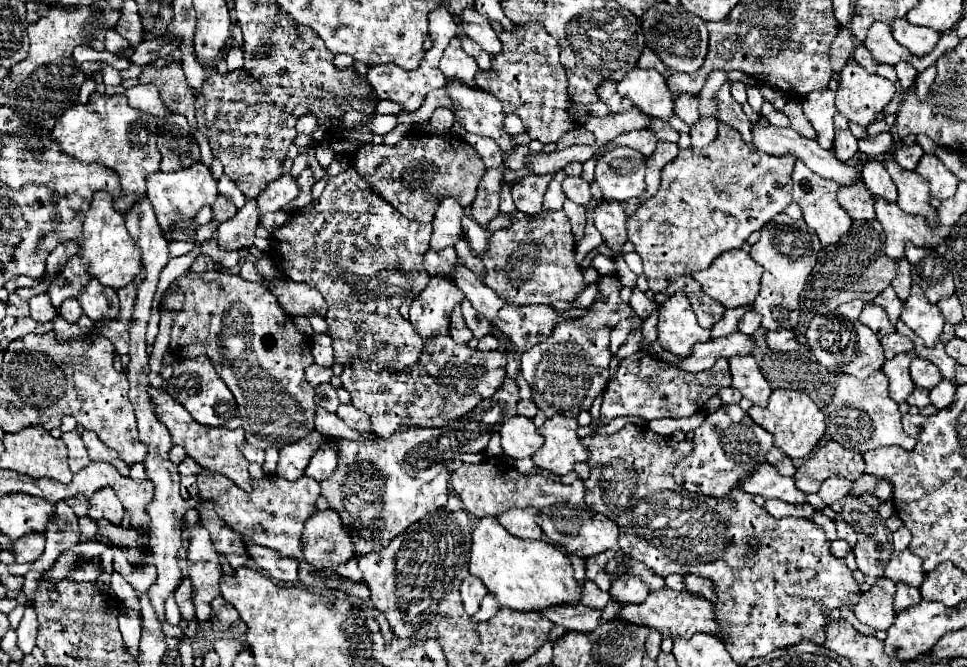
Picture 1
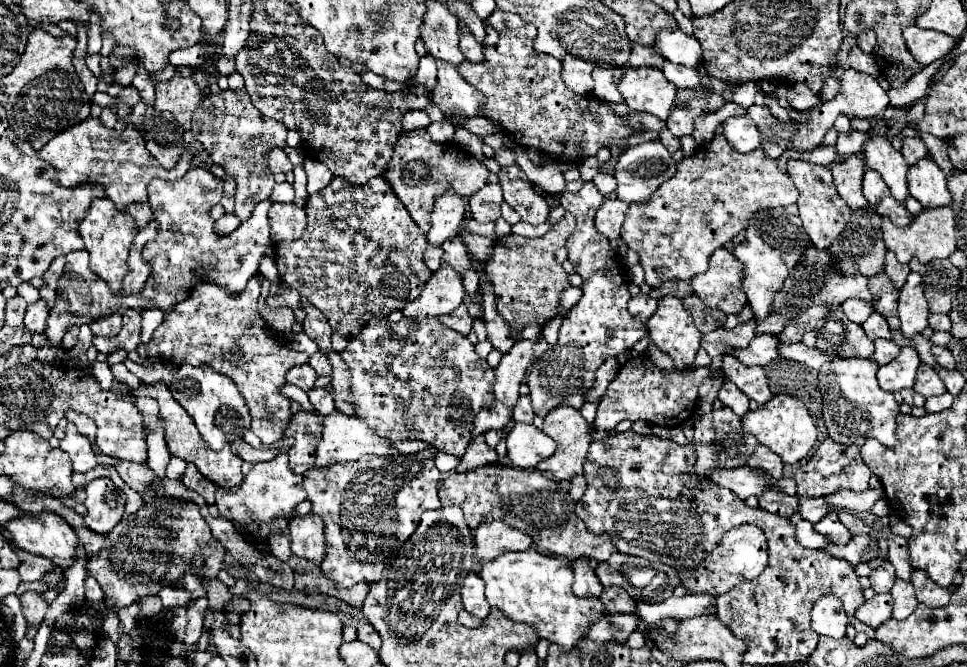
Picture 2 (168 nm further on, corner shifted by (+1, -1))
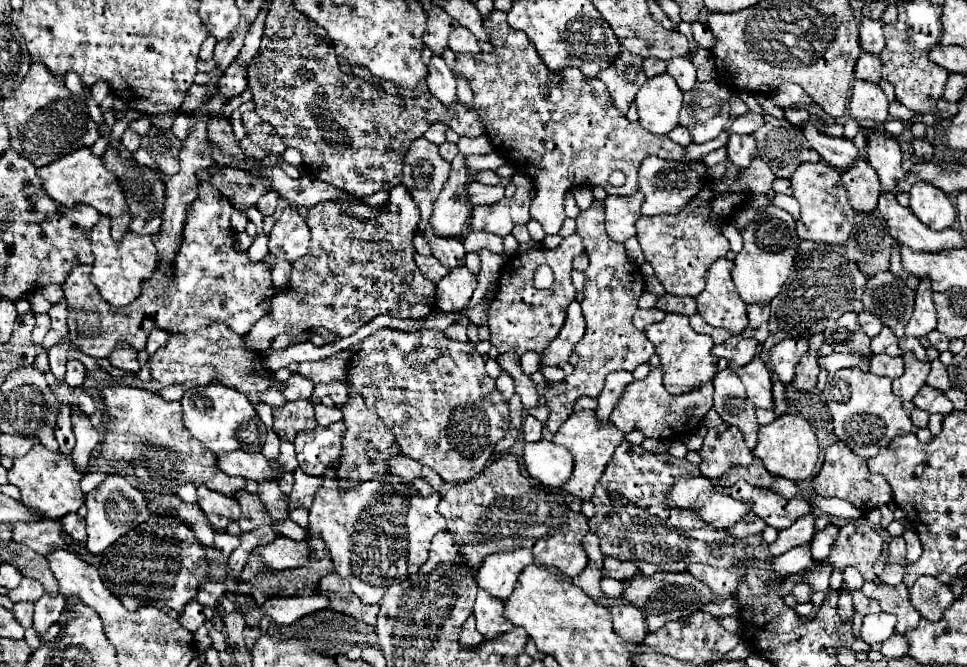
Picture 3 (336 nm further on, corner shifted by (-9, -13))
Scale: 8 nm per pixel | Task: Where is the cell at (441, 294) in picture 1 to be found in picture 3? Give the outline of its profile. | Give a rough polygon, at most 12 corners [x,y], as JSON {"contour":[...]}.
{"contour":[[459,266],[437,284],[437,308],[459,312],[477,276]]}

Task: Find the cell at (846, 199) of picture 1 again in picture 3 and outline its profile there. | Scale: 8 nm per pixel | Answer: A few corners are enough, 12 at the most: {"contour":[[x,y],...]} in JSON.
{"contour":[[861,154],[841,174],[855,210],[873,210],[877,172]]}

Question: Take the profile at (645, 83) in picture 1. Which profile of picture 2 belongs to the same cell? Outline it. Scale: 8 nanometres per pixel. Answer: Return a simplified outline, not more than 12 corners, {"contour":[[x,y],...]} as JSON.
{"contour":[[659,68],[625,70],[629,110],[667,120],[677,88]]}

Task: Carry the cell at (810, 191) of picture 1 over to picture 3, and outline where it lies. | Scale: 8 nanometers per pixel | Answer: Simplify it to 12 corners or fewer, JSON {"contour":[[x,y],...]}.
{"contour":[[805,162],[791,188],[797,236],[845,244],[855,210],[837,168]]}

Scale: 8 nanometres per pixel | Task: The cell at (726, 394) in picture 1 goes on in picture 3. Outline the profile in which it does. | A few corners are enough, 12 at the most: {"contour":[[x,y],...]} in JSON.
{"contour":[[729,368],[717,372],[713,408],[757,444],[755,406]]}

